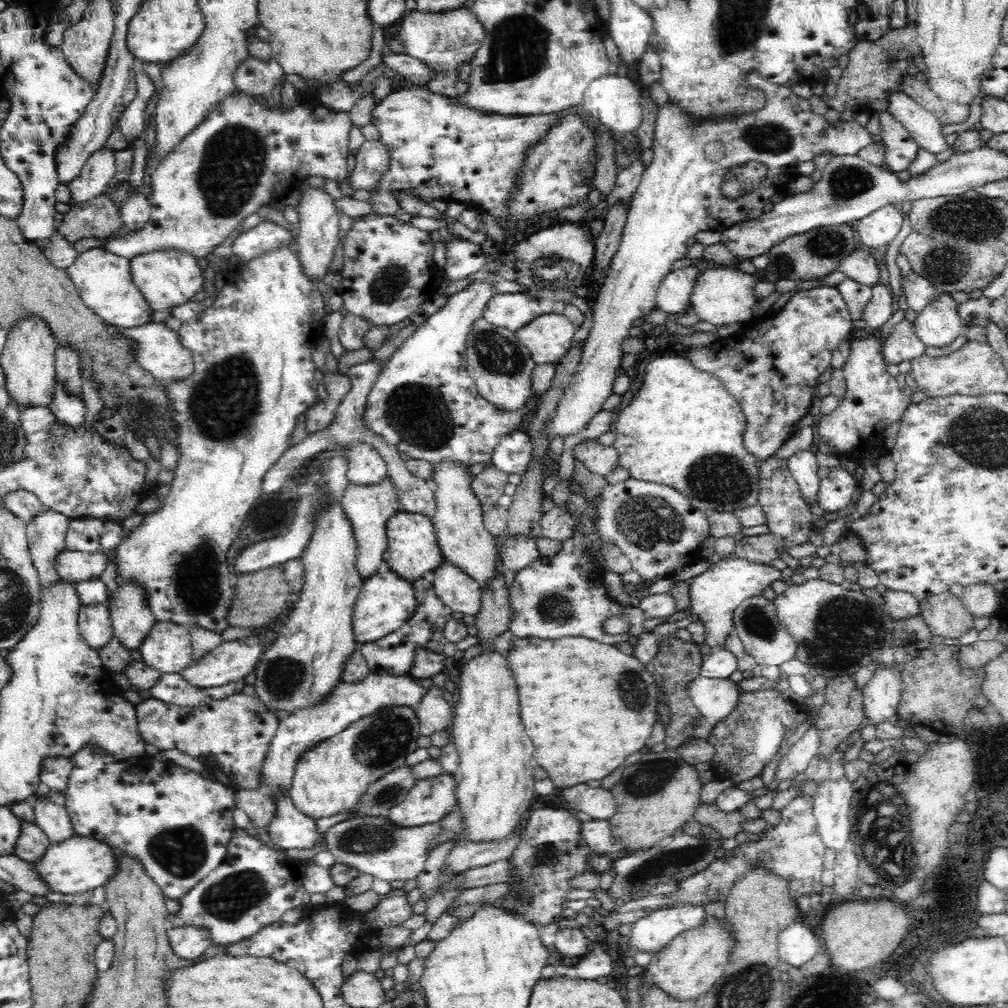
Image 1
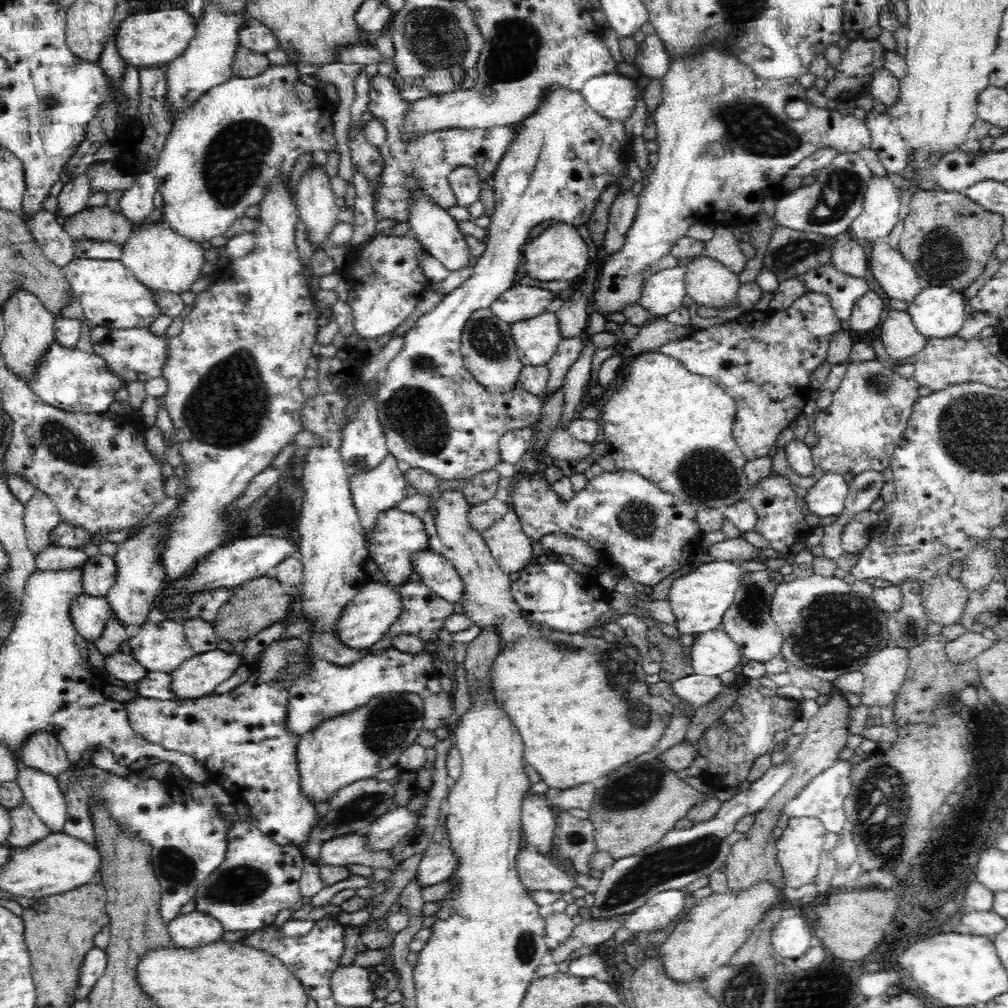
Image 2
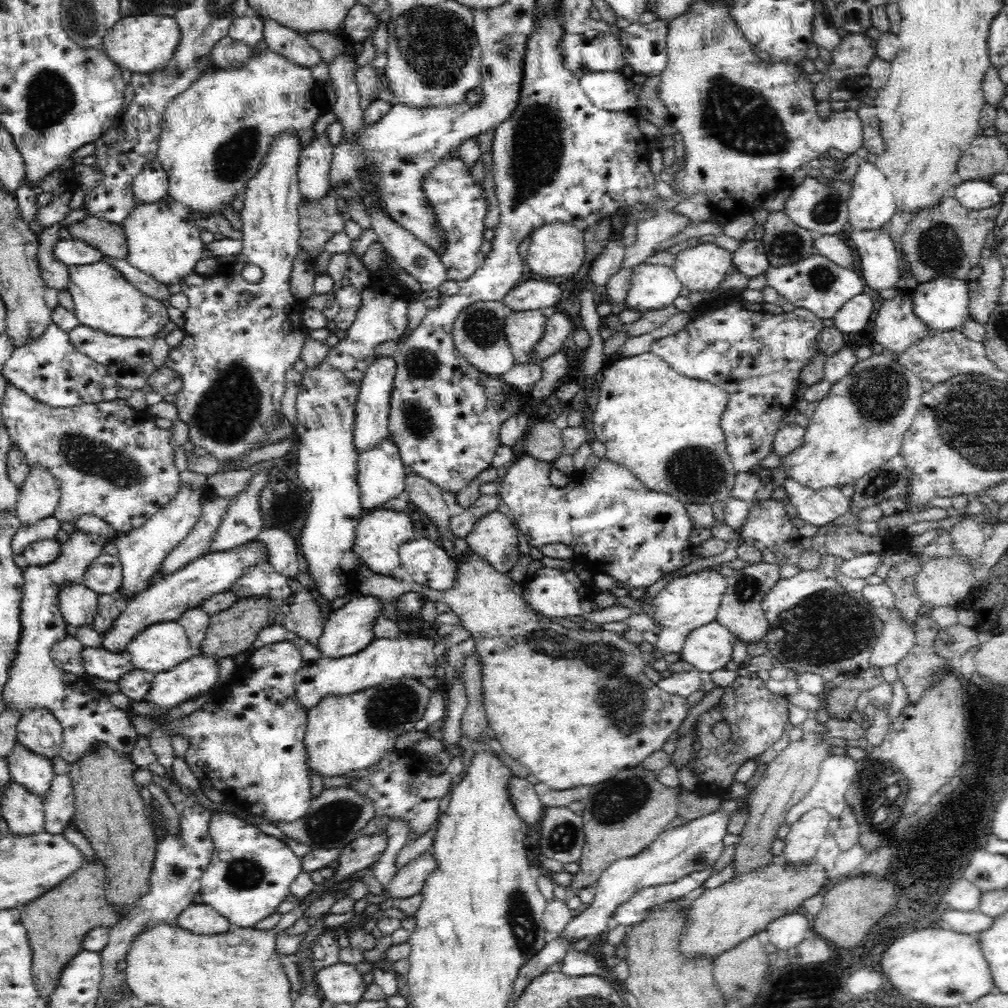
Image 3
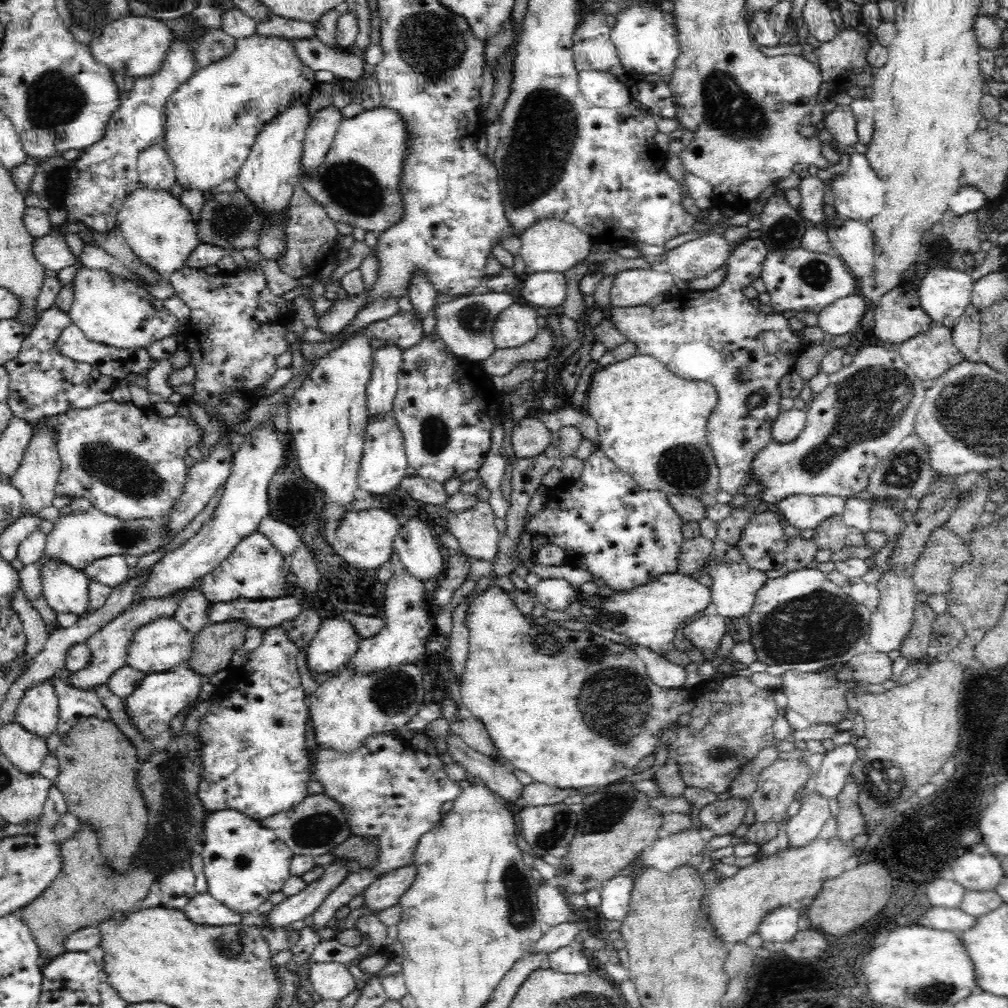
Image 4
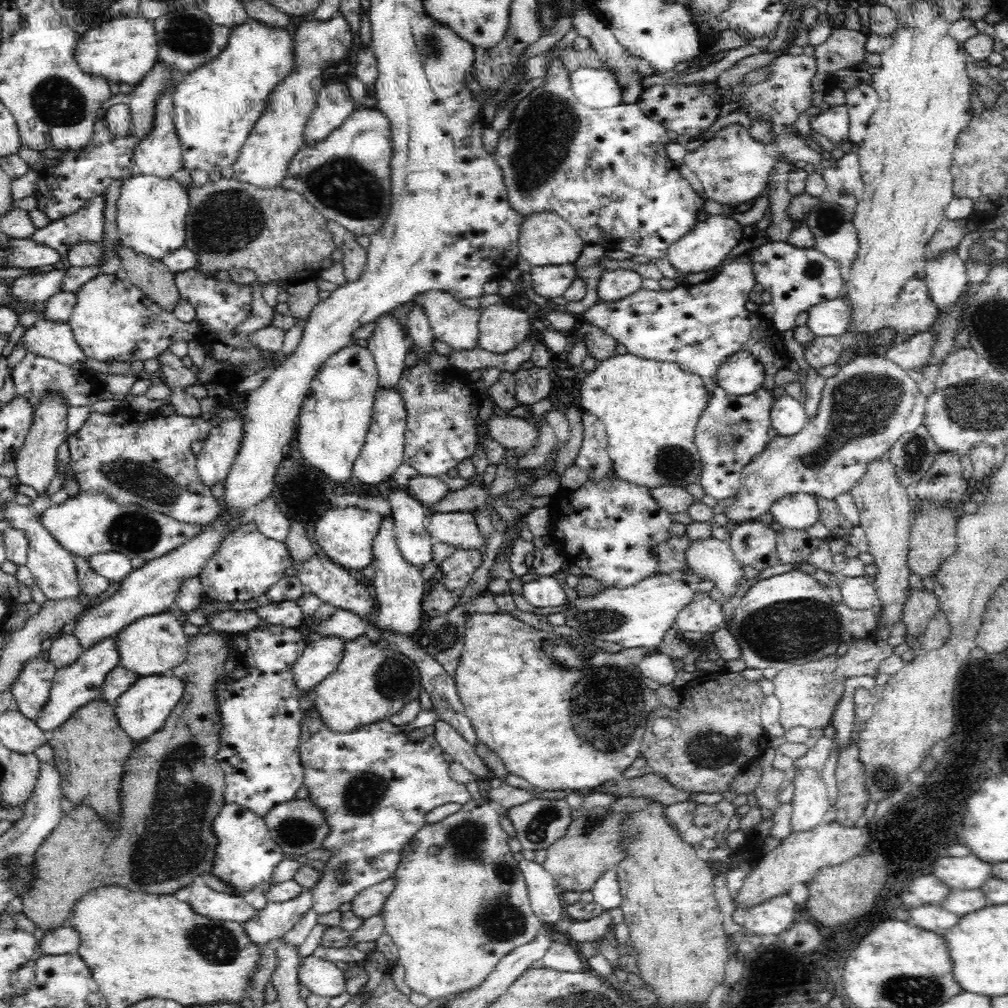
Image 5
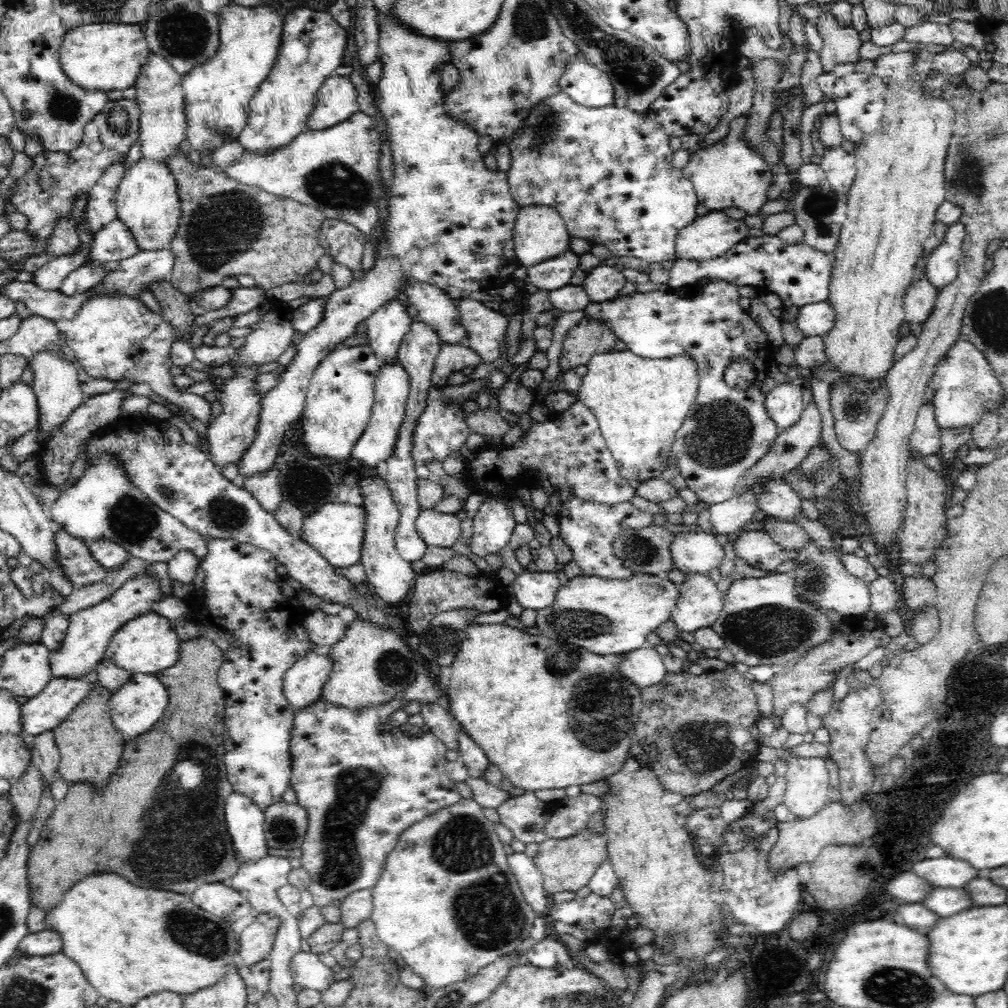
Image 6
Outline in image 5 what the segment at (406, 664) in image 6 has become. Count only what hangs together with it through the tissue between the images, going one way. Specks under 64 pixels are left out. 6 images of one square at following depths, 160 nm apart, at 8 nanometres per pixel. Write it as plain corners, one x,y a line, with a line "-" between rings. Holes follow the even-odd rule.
364,635
346,642
344,656
336,671
333,671
322,680
319,686
314,688
312,700
322,722
332,732
348,732
348,730
356,730
360,726
368,726
378,720
389,721
408,702
418,699
422,688
421,673
412,659
404,656
400,651
392,649
388,643
373,641

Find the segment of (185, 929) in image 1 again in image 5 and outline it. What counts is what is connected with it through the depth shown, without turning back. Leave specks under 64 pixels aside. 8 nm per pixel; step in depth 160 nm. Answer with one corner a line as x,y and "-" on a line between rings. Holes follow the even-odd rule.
205,885
195,886
187,903
196,914
212,920
225,920
244,923
250,920
257,910
251,905
249,898
238,894
214,891

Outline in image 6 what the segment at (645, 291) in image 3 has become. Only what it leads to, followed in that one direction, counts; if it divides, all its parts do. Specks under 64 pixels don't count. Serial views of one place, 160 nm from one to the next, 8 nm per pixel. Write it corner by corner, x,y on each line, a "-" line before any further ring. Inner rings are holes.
600,264
592,266
583,281
582,289
588,293
592,302
604,302
615,299
625,284
626,276
621,267

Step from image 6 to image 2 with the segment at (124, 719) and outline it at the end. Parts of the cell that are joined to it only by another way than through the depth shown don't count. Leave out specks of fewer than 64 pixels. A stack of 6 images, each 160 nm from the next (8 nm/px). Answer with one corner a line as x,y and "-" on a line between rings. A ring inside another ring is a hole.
221,649
211,650
207,653
191,656
186,662
180,664
177,670
171,673
172,693
176,695
174,700
195,699
206,696
213,692
216,686
232,677
238,666
245,664
242,655
238,651
225,652

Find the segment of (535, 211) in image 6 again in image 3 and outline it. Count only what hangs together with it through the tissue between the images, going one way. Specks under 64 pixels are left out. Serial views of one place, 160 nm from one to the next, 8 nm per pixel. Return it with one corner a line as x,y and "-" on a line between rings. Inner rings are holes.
553,222
534,229
530,236
527,249
527,262
536,276
556,278
556,276
570,277
585,266
585,240
583,231
564,222

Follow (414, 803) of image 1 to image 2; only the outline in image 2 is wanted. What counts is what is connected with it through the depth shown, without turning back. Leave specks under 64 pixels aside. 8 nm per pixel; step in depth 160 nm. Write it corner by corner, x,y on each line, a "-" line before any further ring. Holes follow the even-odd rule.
396,807
386,812
381,818
370,824
366,843
372,851
392,849
397,842
410,832
425,814
425,809
412,812
405,807

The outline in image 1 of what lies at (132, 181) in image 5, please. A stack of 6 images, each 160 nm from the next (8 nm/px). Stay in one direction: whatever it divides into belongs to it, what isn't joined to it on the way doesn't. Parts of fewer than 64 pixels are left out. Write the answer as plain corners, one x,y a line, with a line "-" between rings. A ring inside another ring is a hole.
175,248
152,250
129,259
132,280
150,305
152,322
165,323
172,316
174,306
190,301
196,292
203,289
206,280
197,259

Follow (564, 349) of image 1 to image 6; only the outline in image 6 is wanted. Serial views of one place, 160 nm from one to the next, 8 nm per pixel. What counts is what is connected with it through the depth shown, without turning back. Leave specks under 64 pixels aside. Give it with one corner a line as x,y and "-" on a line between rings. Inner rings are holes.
470,297
459,300
457,307
460,309
460,322
468,332
468,347
476,351
484,363
500,358
508,317

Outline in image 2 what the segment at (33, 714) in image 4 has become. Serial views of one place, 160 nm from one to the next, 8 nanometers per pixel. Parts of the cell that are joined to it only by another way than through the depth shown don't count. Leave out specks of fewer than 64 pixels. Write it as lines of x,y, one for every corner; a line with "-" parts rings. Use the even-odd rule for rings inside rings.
53,730
34,732
20,748
20,759
26,767
56,777
68,771
70,759

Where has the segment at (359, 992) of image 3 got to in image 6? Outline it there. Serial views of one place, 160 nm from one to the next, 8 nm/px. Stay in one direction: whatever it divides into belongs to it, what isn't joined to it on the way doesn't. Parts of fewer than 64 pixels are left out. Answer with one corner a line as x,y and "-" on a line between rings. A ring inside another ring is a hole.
304,951
298,952
292,956
290,960
292,965
292,977
294,982
302,988
310,988
314,990
326,990
334,980
335,972
332,967
320,961
317,954
306,953

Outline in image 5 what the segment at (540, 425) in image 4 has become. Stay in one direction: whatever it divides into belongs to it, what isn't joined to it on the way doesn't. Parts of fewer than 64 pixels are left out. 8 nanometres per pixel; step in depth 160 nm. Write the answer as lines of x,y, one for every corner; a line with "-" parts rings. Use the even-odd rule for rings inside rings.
508,414
504,416
490,416
488,420
488,433
502,446
528,452
533,450
538,442
538,428
530,424
524,417
515,417

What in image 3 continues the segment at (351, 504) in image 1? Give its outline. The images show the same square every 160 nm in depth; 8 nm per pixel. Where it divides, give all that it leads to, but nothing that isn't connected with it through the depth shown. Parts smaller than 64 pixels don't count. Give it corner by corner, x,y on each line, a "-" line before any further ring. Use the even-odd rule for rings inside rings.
384,438
378,446
372,446
370,450
364,450
358,455
357,462
357,483
359,486
359,499
366,513
370,510
378,509
380,504
396,498
405,490
404,461
399,455
398,447
392,439

